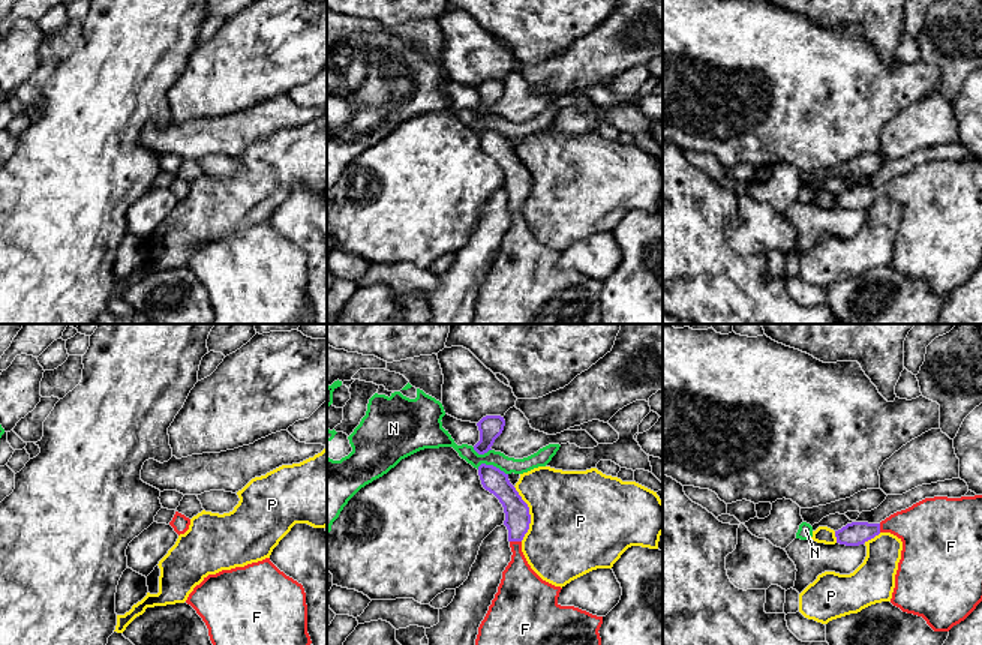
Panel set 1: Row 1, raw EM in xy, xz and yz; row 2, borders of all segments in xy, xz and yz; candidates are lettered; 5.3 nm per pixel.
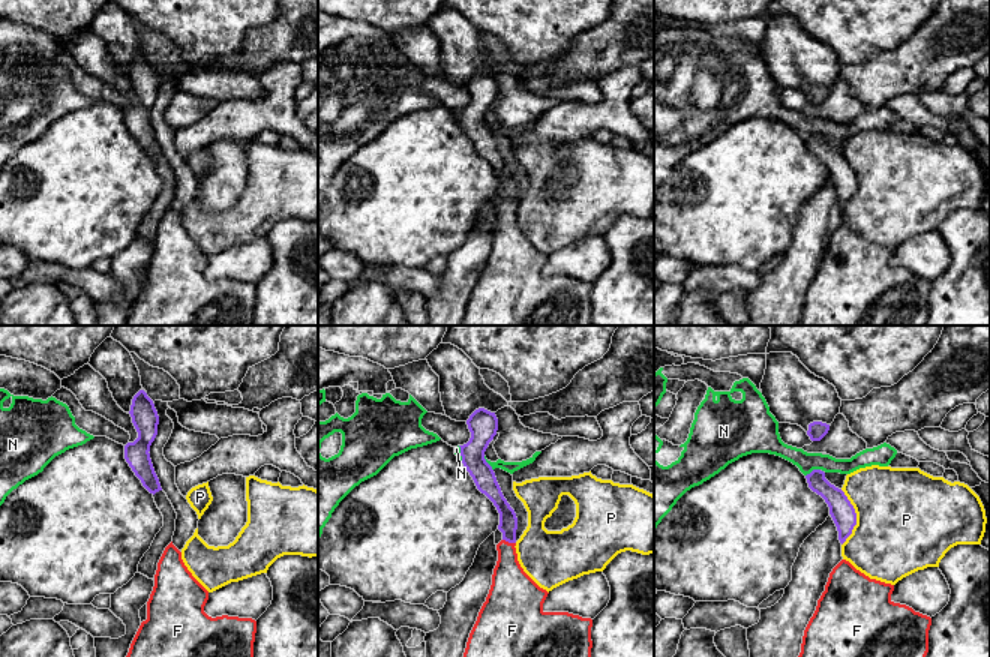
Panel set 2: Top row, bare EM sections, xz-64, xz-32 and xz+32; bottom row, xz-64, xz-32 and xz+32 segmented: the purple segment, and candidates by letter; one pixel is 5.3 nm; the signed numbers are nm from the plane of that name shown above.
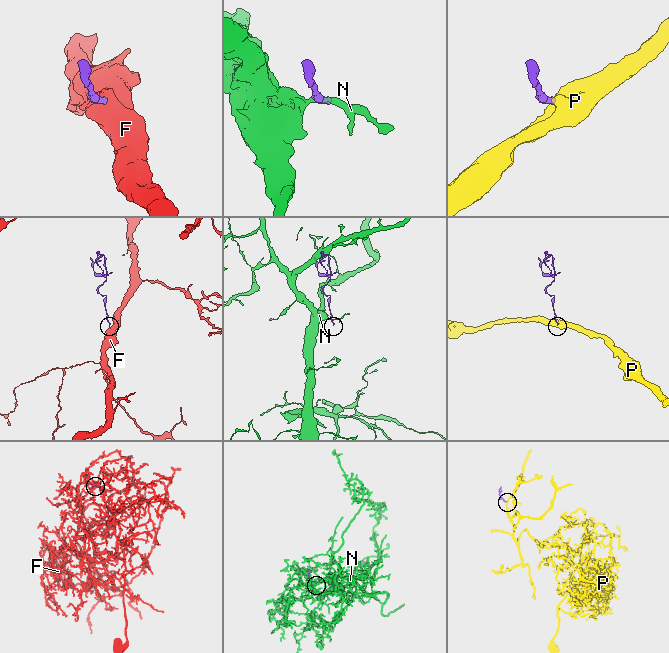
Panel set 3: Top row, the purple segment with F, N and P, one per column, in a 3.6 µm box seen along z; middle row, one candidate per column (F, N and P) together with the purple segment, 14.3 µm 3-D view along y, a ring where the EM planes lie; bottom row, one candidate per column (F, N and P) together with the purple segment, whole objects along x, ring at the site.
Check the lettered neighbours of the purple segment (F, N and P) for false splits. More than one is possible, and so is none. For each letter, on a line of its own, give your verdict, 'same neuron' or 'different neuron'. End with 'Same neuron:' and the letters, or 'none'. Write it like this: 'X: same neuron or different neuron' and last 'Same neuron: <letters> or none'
F: same neuron
N: different neuron
P: different neuron
Same neuron: F

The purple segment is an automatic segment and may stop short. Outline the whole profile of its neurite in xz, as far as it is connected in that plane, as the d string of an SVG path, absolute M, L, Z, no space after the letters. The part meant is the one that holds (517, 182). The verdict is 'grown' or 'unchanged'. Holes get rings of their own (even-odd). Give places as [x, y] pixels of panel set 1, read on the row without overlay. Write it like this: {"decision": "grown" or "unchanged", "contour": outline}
{"decision": "grown", "contour": "M481 128L478 140L483 152L493 158L504 171L504 189L508 194L513 219L478 291L471 324L601 324L598 294L603 280L574 270L561 270L558 261L562 252L543 244L528 228L522 216L522 204L531 188L529 171L510 147L508 138L493 129Z"}

